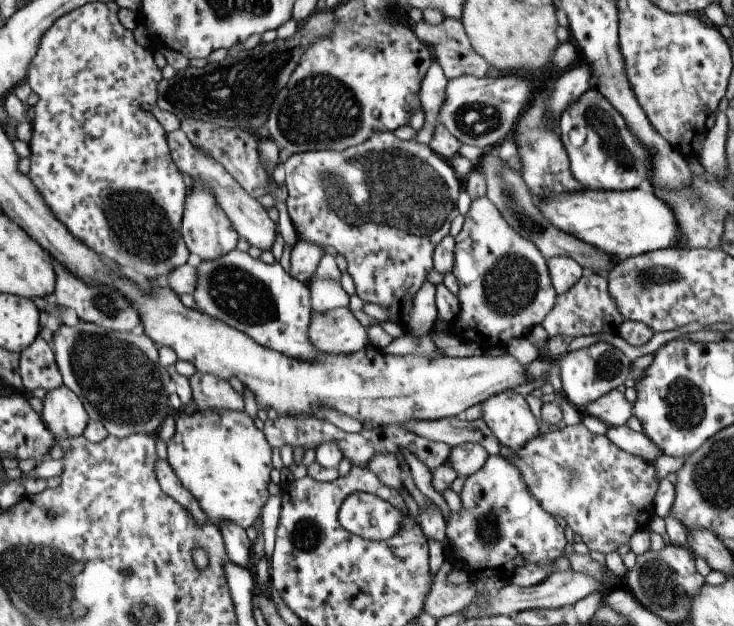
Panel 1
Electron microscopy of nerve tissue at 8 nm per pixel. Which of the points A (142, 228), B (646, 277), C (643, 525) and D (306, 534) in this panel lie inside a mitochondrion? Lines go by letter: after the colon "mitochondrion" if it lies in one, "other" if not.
A: mitochondrion
B: mitochondrion
C: other
D: mitochondrion

